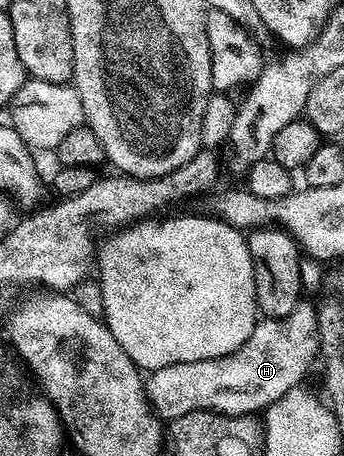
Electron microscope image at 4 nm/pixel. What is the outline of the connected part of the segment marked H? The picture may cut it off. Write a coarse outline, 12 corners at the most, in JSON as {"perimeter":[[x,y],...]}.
{"perimeter":[[298,301],[234,353],[145,384],[158,417],[251,416],[301,386],[320,313]]}

